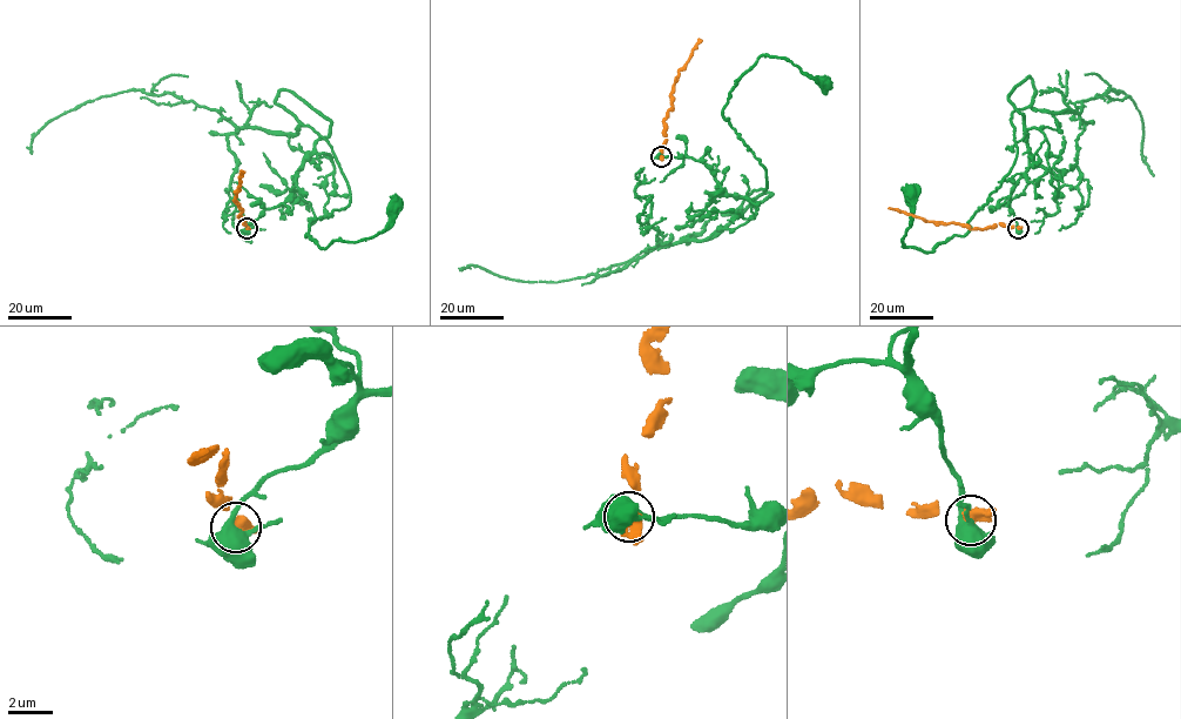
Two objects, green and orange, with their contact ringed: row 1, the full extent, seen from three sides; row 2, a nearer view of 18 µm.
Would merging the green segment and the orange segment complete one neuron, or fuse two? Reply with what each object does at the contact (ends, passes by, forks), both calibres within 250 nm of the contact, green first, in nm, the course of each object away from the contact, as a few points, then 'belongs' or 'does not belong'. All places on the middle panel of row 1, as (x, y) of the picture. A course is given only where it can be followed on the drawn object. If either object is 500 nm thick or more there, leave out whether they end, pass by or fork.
calibres 500 and 500 nm; course green (661, 155), (771, 194), (743, 210), (722, 214), (766, 179), (730, 92), (768, 54), (824, 85); course orange (661, 156), (665, 119), (672, 107), (673, 85), (699, 38); does not belong

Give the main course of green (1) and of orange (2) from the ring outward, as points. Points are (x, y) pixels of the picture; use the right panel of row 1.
1: (1018, 229), (1028, 154), (1009, 98), (1028, 76), (1016, 158), (965, 235), (904, 248), (912, 193)
2: (1018, 228), (999, 224), (970, 229), (888, 208)

